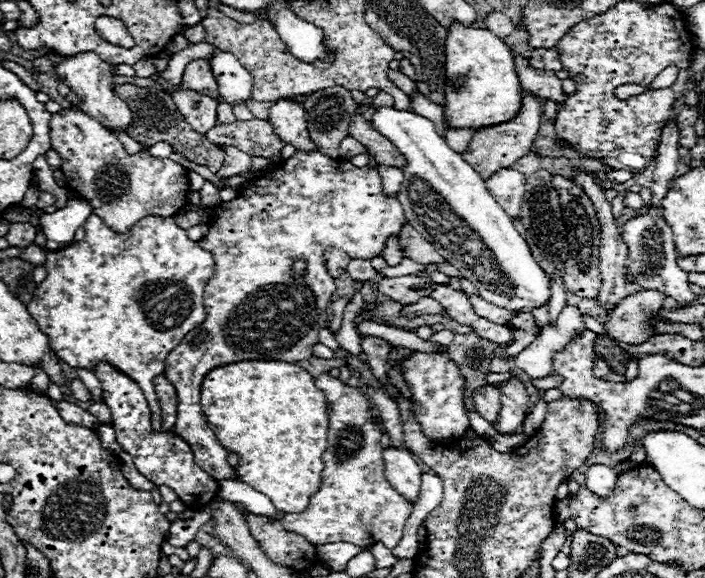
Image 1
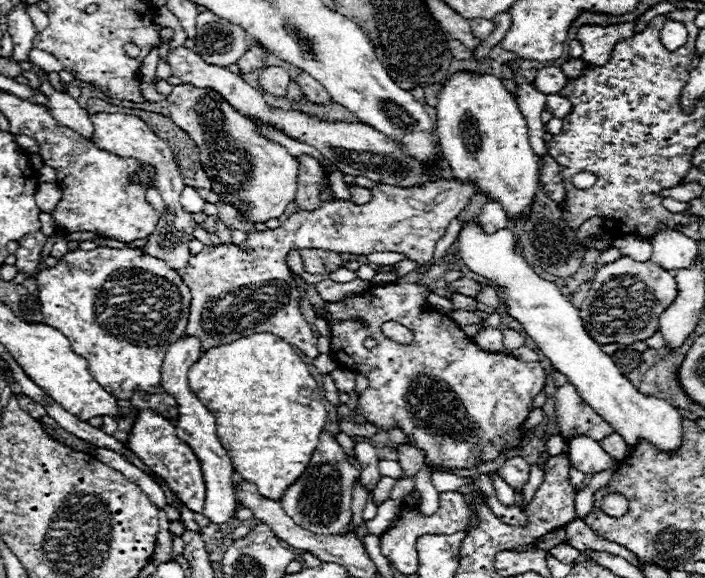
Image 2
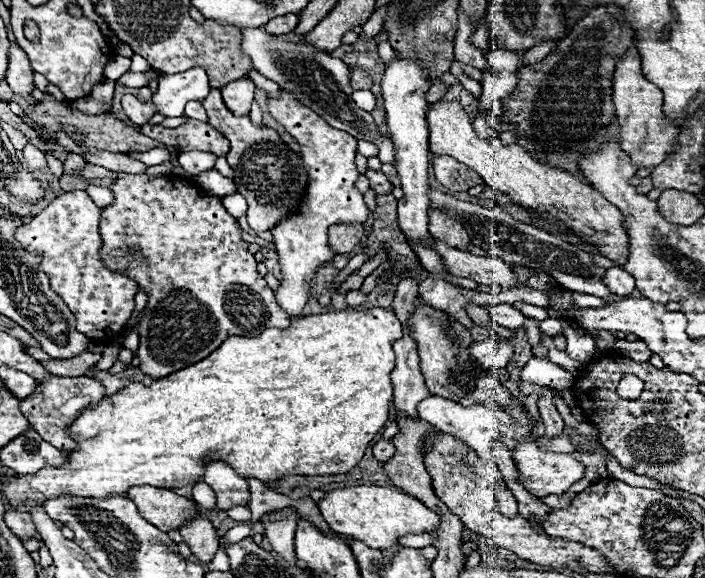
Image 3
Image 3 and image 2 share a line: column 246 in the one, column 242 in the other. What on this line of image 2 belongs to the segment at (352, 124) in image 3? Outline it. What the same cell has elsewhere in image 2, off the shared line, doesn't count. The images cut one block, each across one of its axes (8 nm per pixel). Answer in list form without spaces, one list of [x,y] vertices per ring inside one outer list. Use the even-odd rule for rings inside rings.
[[[210,10],[196,18],[196,54],[204,56],[204,62],[226,68],[236,64],[250,46],[250,36],[236,24],[218,18]]]

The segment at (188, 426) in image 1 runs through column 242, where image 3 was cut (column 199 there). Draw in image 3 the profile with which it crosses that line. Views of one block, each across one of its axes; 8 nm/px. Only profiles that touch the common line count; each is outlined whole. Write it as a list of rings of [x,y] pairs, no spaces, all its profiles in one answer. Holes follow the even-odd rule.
[[[122,172],[122,174],[118,174],[118,178],[110,186],[110,190],[114,194],[114,200],[112,200],[110,206],[106,206],[102,210],[102,216],[100,216],[100,234],[102,234],[102,244],[104,244],[104,248],[100,248],[100,254],[102,254],[102,260],[104,260],[106,268],[112,268],[112,272],[128,274],[132,280],[136,280],[140,284],[140,290],[144,290],[148,294],[148,304],[146,306],[148,306],[150,312],[146,312],[144,318],[138,324],[140,346],[138,346],[138,354],[136,354],[142,360],[140,370],[144,374],[150,374],[154,380],[164,378],[164,376],[168,376],[176,370],[182,370],[190,364],[196,364],[198,360],[204,360],[208,354],[212,354],[216,348],[220,348],[220,344],[230,336],[258,336],[266,328],[286,328],[290,324],[290,316],[276,304],[274,290],[270,290],[270,286],[260,276],[260,272],[256,268],[256,260],[248,252],[248,242],[244,242],[242,236],[240,236],[242,228],[240,228],[238,220],[226,212],[226,208],[222,204],[222,198],[206,194],[190,178],[172,176],[172,174],[152,178],[148,174],[124,174]]]

